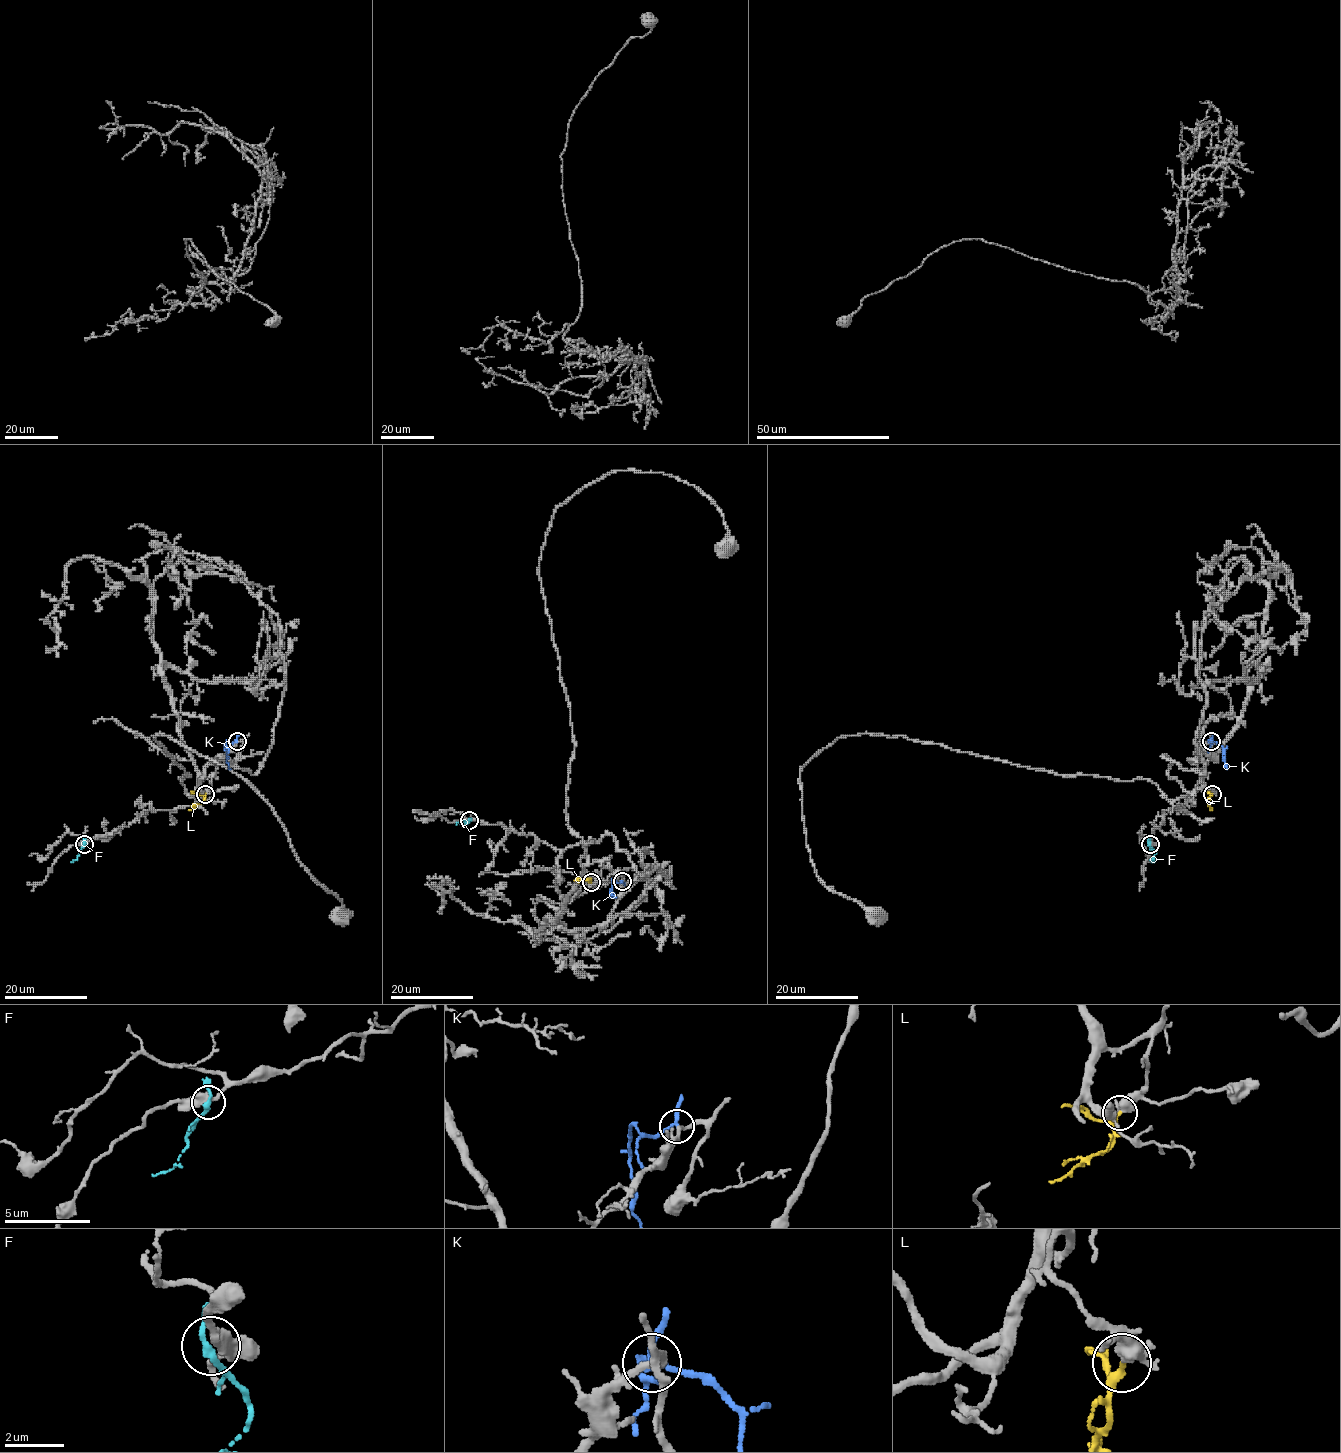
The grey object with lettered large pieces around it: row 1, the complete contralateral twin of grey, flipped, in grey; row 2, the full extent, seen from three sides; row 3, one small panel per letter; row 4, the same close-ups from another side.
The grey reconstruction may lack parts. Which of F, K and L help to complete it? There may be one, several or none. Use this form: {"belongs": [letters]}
{"belongs": ["L"]}

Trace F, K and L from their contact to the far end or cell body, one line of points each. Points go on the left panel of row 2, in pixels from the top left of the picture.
F: (84, 844), (78, 856), (70, 861)
K: (237, 741), (225, 742), (225, 762), (230, 768)
L: (205, 794), (204, 800), (188, 810)

